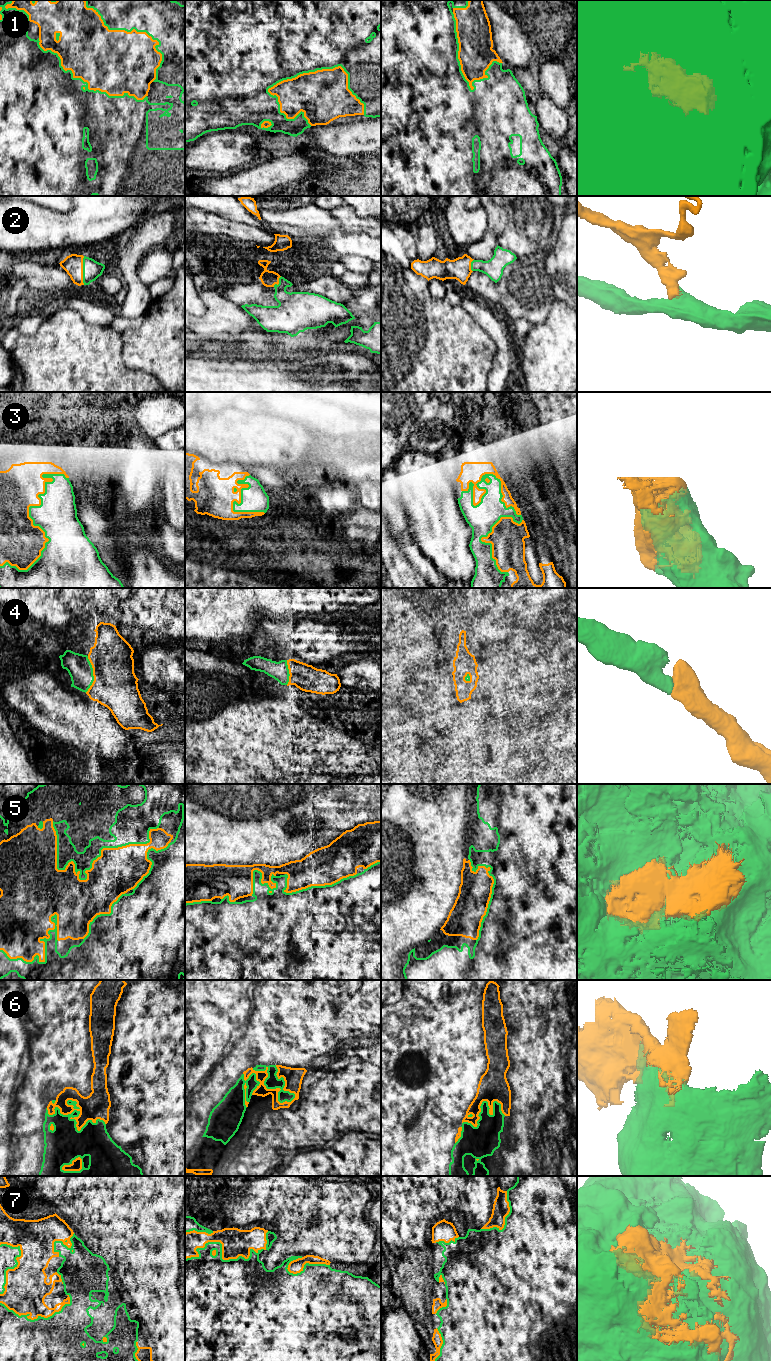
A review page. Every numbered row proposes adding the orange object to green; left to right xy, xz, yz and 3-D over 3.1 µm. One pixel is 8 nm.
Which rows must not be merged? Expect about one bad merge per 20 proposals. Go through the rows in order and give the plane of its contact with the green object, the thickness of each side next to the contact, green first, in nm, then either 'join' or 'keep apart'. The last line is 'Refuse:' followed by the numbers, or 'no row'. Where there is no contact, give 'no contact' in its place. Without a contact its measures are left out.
1: xz | 500/420 nm | join
2: xy | 150/160 nm | join
3: xy | 320/340 nm | join
4: xy | 190/360 nm | join
5: xy | 180/360 nm | join
6: xz | 110/150 nm | join
7: xz | 500/220 nm | join
Refuse: no row

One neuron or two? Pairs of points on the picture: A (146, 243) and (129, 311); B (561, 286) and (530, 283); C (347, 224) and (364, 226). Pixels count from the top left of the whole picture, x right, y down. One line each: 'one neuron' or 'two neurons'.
A: one neuron
B: two neurons
C: one neuron

